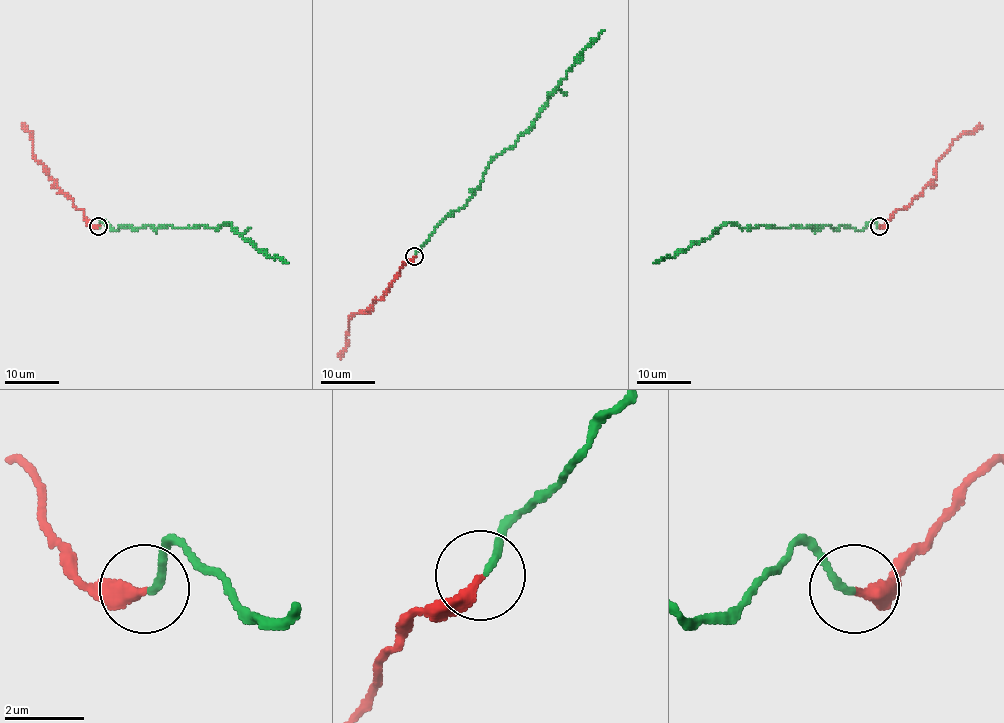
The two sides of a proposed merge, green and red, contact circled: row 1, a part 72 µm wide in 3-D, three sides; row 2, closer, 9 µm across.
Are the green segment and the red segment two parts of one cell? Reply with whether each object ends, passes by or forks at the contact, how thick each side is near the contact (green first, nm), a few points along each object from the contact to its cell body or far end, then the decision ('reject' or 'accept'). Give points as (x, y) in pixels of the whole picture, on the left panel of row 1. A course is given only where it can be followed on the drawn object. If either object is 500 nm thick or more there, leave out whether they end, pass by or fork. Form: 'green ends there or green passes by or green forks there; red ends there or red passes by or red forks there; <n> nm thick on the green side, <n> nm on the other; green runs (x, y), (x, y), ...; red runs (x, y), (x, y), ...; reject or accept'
green ends there; red ends there; 180 nm thick on the green side, 340 nm on the other; green runs (99, 226), (103, 220), (112, 230), (127, 226), (213, 228), (230, 223), (267, 257), (278, 257), (289, 262); red runs (98, 226), (91, 226), (84, 212), (77, 210), (49, 177), (48, 171), (32, 152), (33, 140), (24, 126); accept

